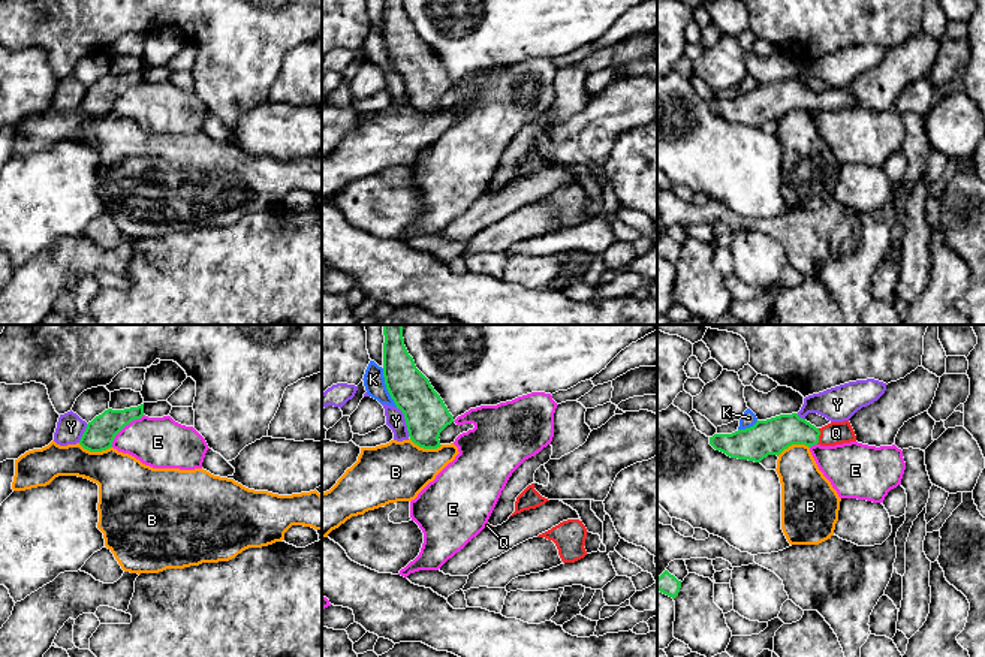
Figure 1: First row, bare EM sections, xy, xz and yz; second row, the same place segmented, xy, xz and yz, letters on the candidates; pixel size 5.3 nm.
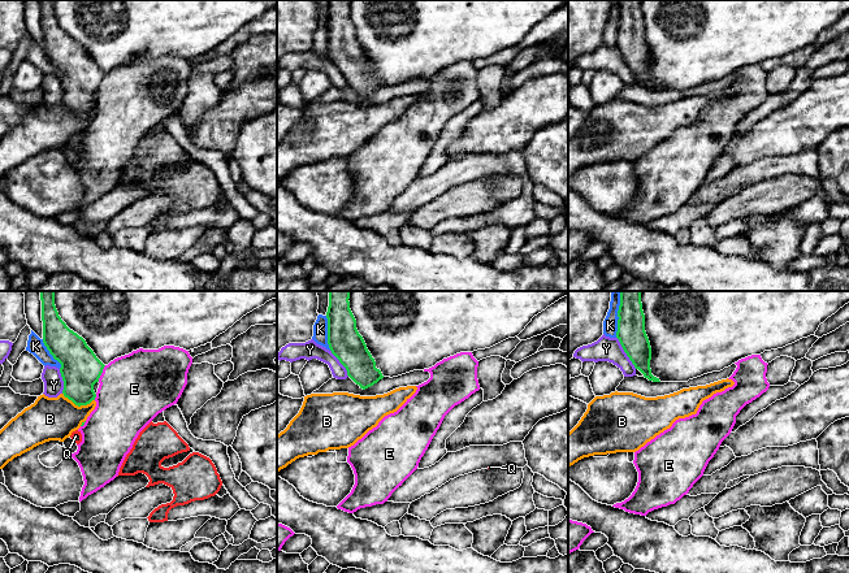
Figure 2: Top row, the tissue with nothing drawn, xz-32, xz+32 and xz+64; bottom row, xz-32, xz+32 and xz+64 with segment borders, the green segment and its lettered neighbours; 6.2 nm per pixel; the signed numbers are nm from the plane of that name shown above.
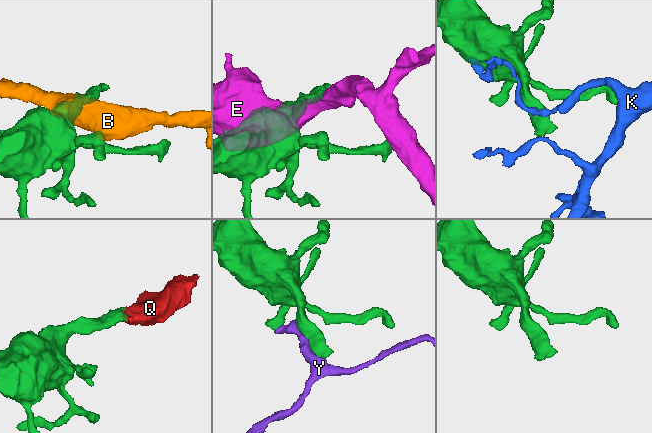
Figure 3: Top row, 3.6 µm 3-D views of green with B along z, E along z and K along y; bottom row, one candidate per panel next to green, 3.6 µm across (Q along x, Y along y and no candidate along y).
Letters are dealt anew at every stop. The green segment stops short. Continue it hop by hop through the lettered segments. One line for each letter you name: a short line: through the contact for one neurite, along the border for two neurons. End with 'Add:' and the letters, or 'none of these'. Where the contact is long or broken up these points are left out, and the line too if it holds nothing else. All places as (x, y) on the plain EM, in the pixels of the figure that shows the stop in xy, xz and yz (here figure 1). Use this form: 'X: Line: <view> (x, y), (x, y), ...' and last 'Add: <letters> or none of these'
Q: Line: yz (773, 101), (819, 99), (836, 98)
Add: Q

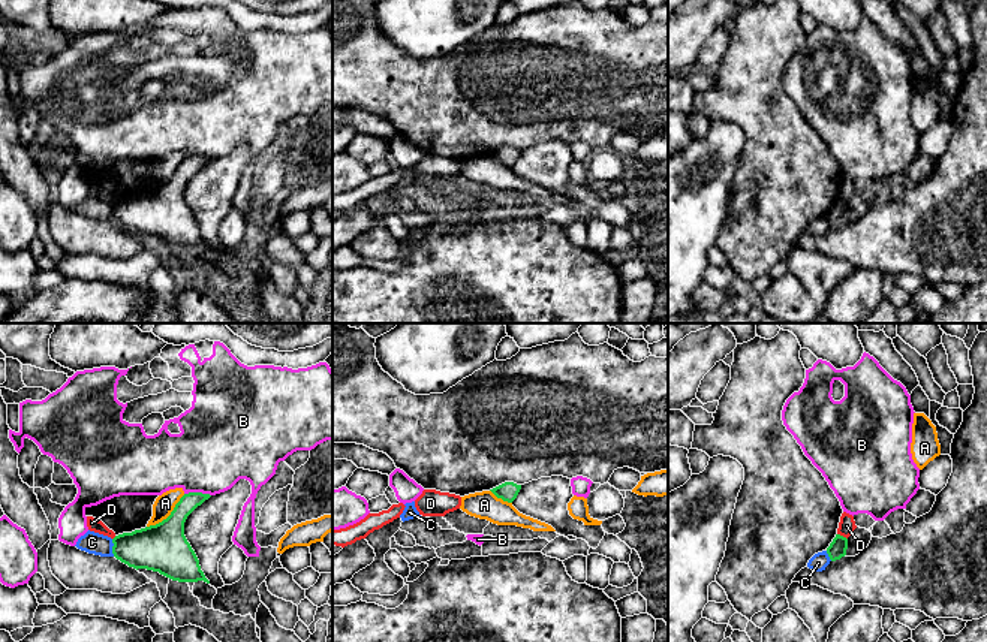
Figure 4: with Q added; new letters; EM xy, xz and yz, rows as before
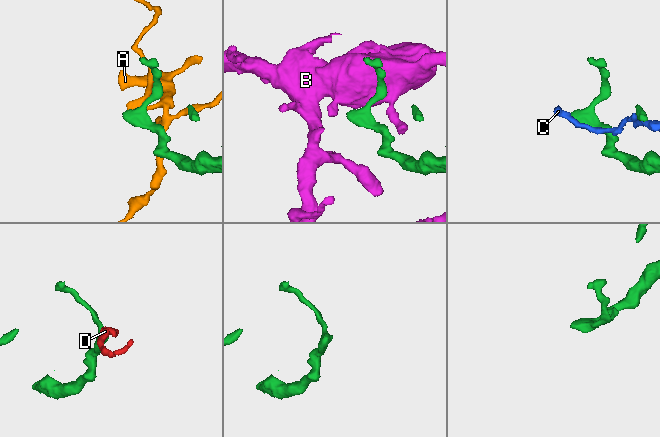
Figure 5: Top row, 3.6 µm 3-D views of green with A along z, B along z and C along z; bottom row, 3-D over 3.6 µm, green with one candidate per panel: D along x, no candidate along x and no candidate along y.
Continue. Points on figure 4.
Add: none of these

